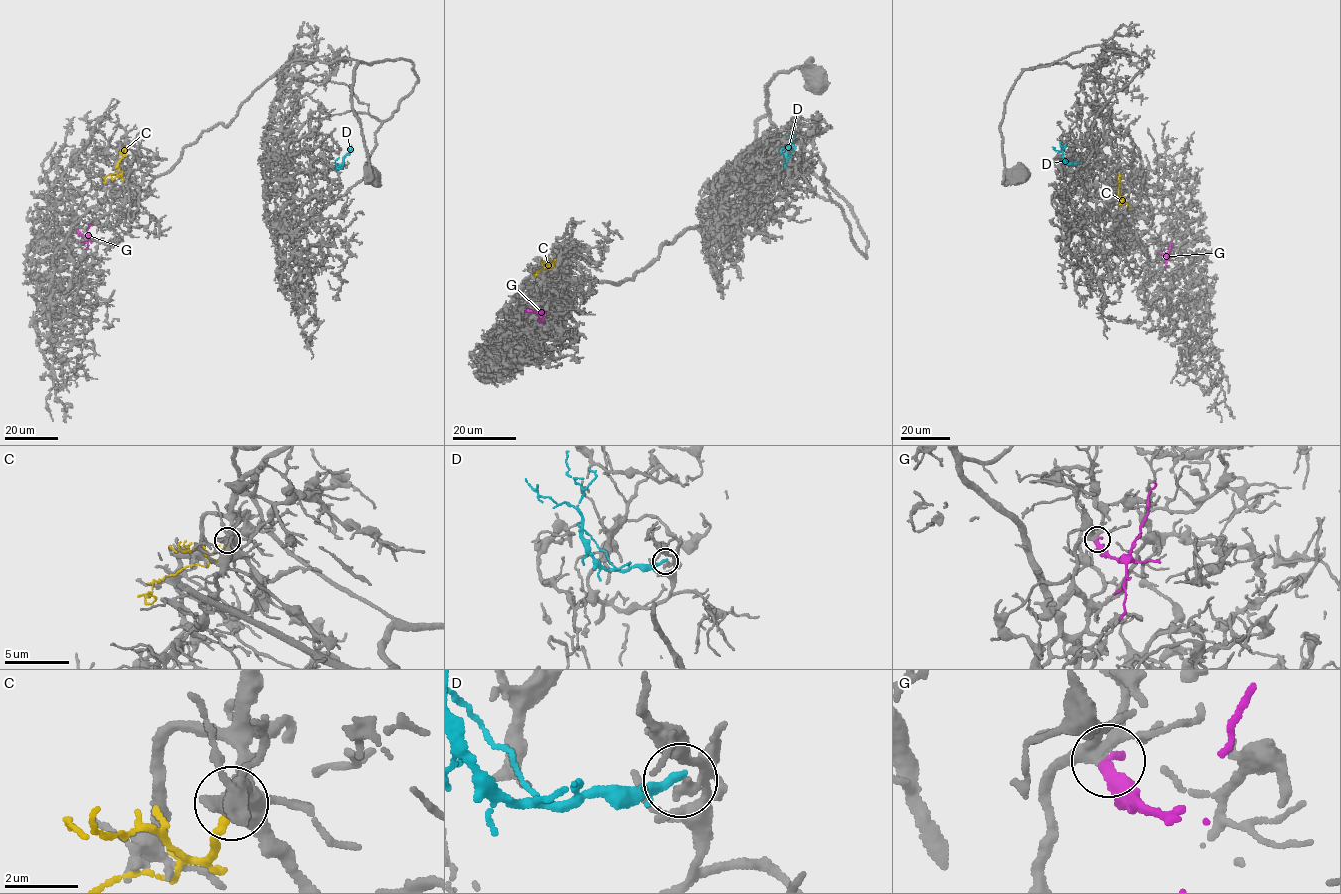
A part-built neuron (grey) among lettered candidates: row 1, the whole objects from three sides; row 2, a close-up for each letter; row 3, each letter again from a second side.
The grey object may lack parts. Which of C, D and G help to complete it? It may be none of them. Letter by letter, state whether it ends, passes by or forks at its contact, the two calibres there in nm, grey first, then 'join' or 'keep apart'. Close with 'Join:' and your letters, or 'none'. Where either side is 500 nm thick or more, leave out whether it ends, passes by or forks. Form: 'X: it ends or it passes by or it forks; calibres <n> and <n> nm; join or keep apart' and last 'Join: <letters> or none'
C: it ends; calibres 440 and 240 nm; keep apart
D: it ends; calibres 200 and 320 nm; keep apart
G: it ends; calibres 320 and 320 nm; join
Join: G

